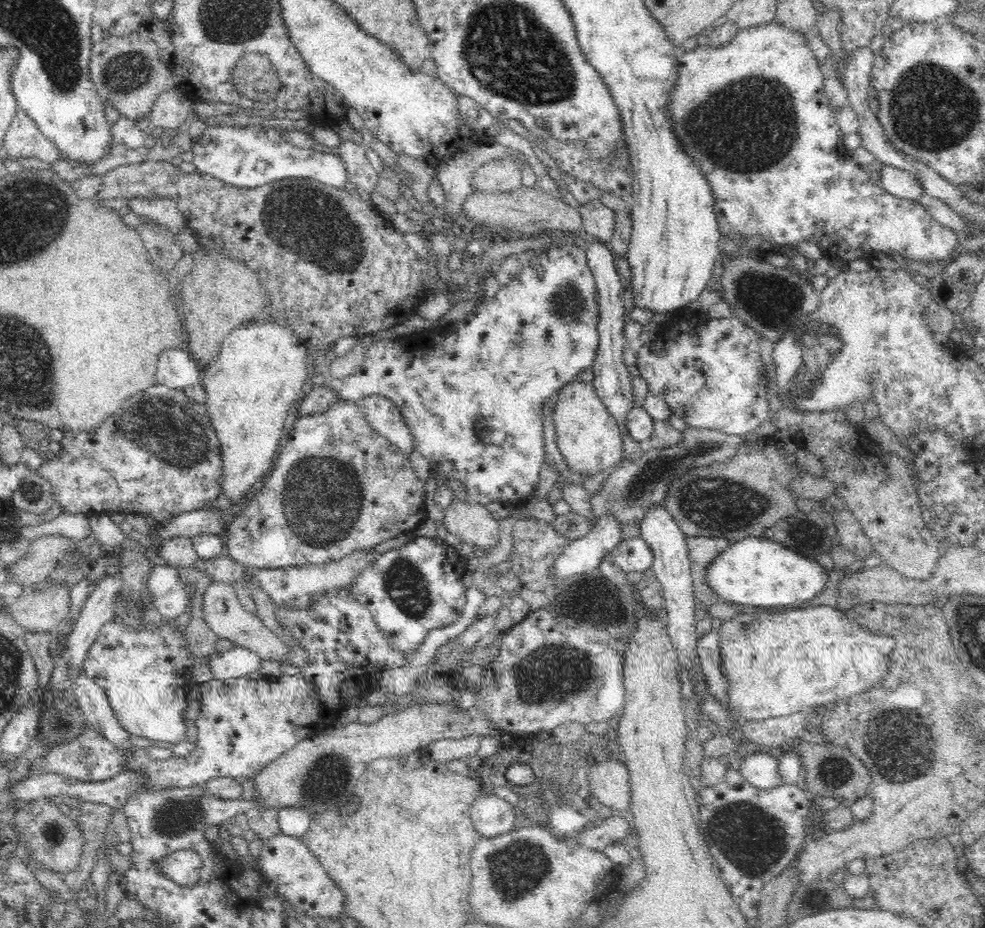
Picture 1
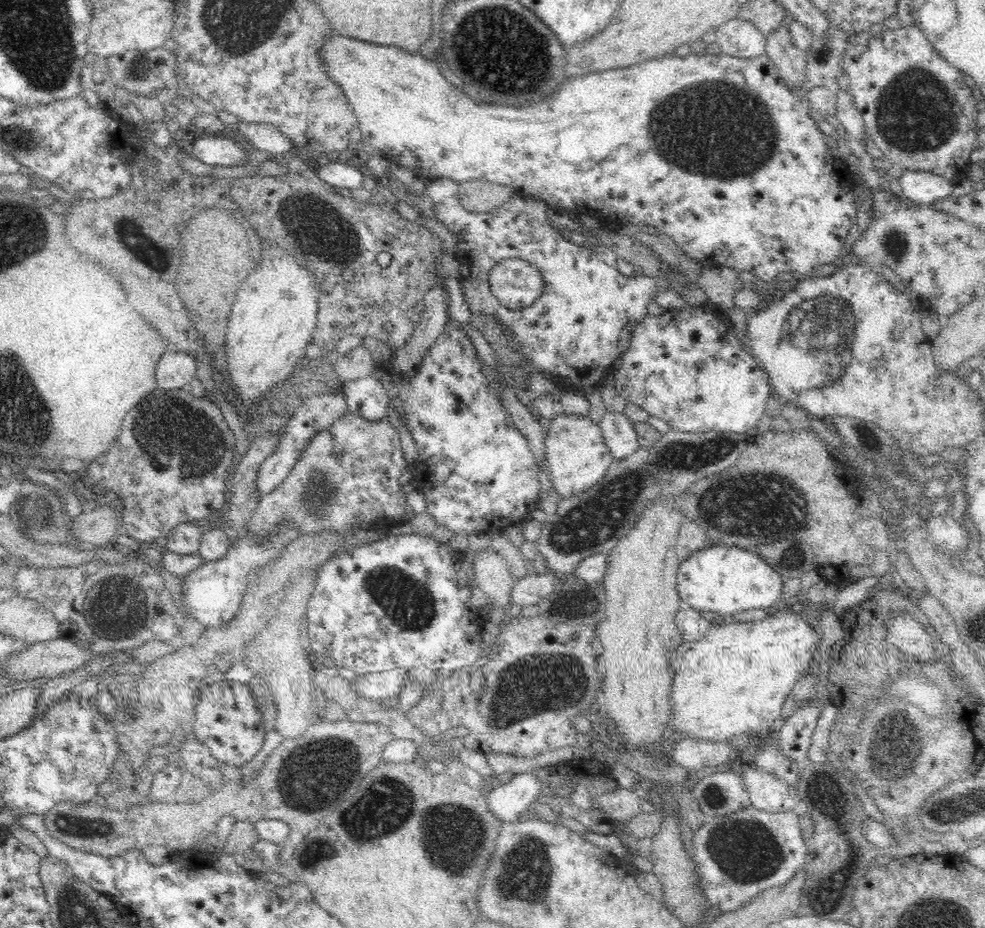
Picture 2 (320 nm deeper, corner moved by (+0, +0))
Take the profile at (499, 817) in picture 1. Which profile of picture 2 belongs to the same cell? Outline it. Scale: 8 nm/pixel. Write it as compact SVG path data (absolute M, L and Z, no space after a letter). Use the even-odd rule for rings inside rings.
M534 773L515 774L512 780L495 784L488 791L488 809L502 823L516 821L540 794L540 779Z

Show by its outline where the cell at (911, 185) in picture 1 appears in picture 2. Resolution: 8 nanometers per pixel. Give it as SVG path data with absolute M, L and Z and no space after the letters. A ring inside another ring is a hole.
M905 169L897 171L897 181L900 182L900 189L906 198L923 205L948 198L954 186L954 182L933 172Z

